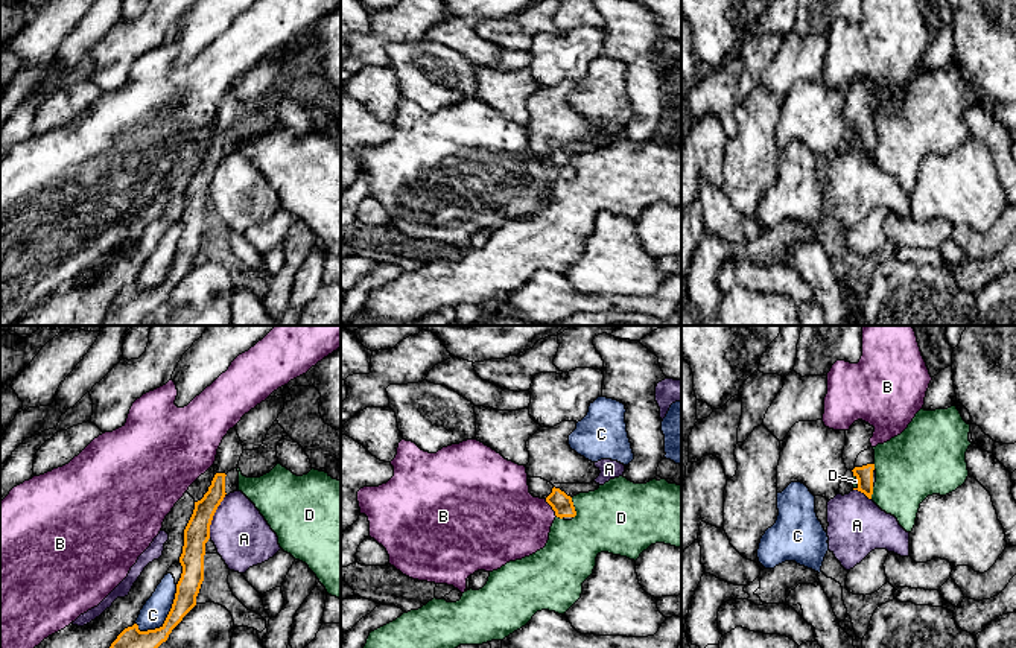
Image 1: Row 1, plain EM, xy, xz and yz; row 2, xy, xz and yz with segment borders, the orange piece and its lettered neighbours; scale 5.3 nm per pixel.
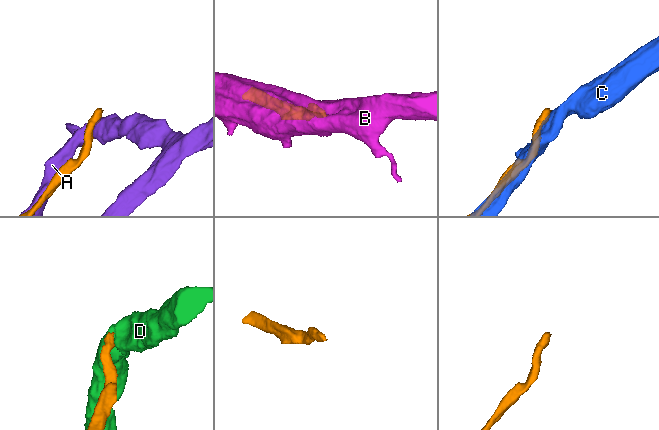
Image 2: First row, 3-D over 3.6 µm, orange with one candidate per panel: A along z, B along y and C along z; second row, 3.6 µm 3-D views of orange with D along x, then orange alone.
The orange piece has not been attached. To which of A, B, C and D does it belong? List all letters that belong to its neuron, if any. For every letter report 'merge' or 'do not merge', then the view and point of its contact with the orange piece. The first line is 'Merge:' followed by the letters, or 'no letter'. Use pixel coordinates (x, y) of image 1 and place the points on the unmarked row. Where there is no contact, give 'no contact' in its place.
Merge: no letter
A: do not merge | xy (212, 177)
B: do not merge | xz (552, 168)
C: do not merge | xy (168, 274)
D: do not merge | xz (574, 168)

